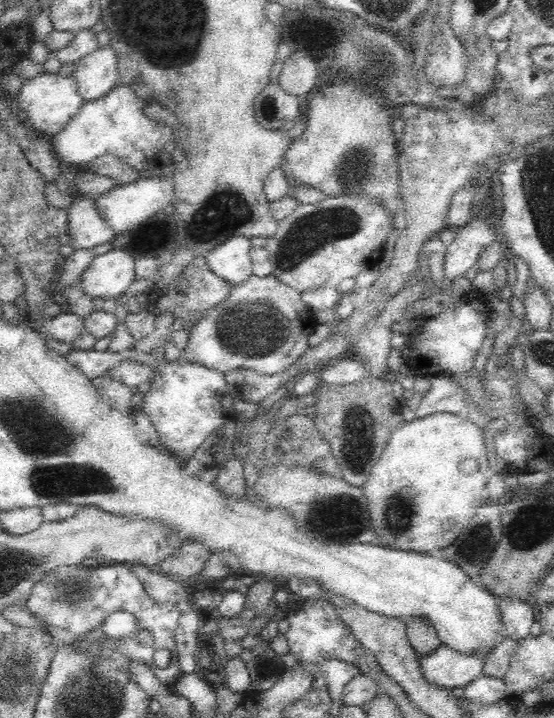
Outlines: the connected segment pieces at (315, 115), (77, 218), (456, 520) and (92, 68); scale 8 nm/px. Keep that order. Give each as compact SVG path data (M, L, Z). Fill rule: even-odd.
M334 80L322 90L308 94L306 130L294 138L284 154L282 172L290 184L302 184L326 194L326 198L366 196L378 198L394 218L404 212L400 196L398 142L392 132L396 112L376 94L358 90L350 82Z
M76 198L74 204L68 208L68 226L66 234L72 238L72 248L96 248L106 242L118 242L118 232L114 232L100 216L96 208L96 200L90 198Z
M436 412L426 418L416 418L406 426L394 430L390 444L382 452L382 458L372 468L370 478L364 484L364 496L370 508L370 522L378 534L380 546L432 552L446 548L460 538L462 530L476 516L476 510L486 502L486 484L490 480L488 450L484 444L484 428L478 428L464 416ZM396 504L406 504L410 510L410 530L404 528L400 540L412 540L408 544L396 544L398 536L388 534L396 524Z
M108 44L98 48L94 54L84 56L76 64L72 78L76 82L76 90L80 98L86 102L94 102L104 94L110 94L110 90L114 90L118 82L114 48Z

